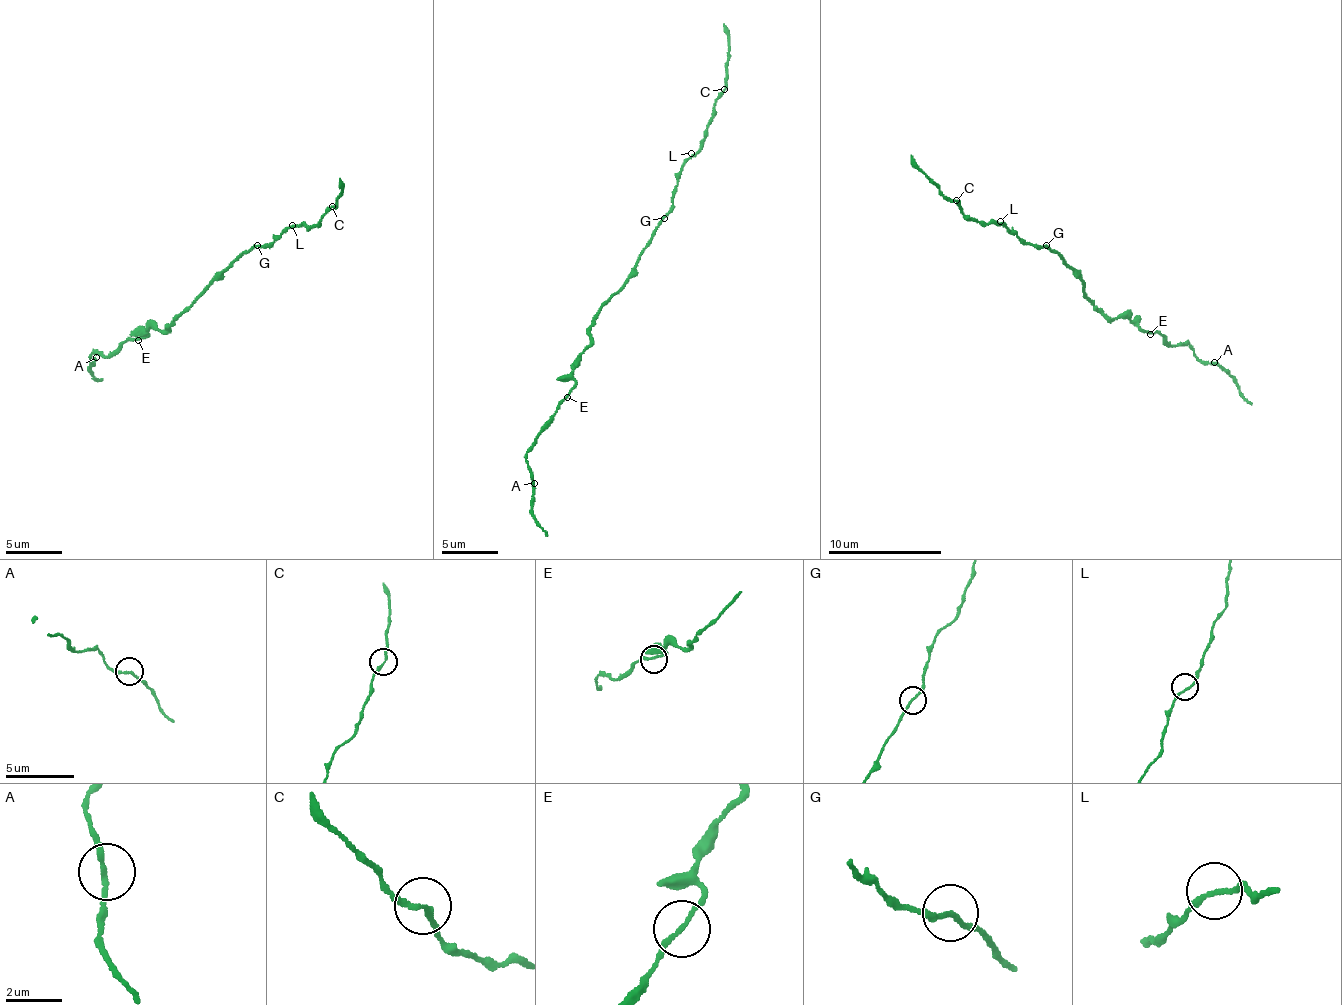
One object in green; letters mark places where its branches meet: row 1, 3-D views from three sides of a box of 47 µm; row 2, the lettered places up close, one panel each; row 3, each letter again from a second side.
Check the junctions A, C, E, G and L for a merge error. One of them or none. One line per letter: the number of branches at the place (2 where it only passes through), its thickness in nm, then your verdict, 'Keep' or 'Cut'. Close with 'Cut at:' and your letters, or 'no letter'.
A: Branches: 2. Thickness 170 nm. Keep
C: Branches: 2. Thickness 180 nm. Keep
E: Branches: 2. Thickness 170 nm. Keep
G: Branches: 2. Thickness 170 nm. Keep
L: Branches: 2. Thickness 170 nm. Keep
Cut at: no letter

